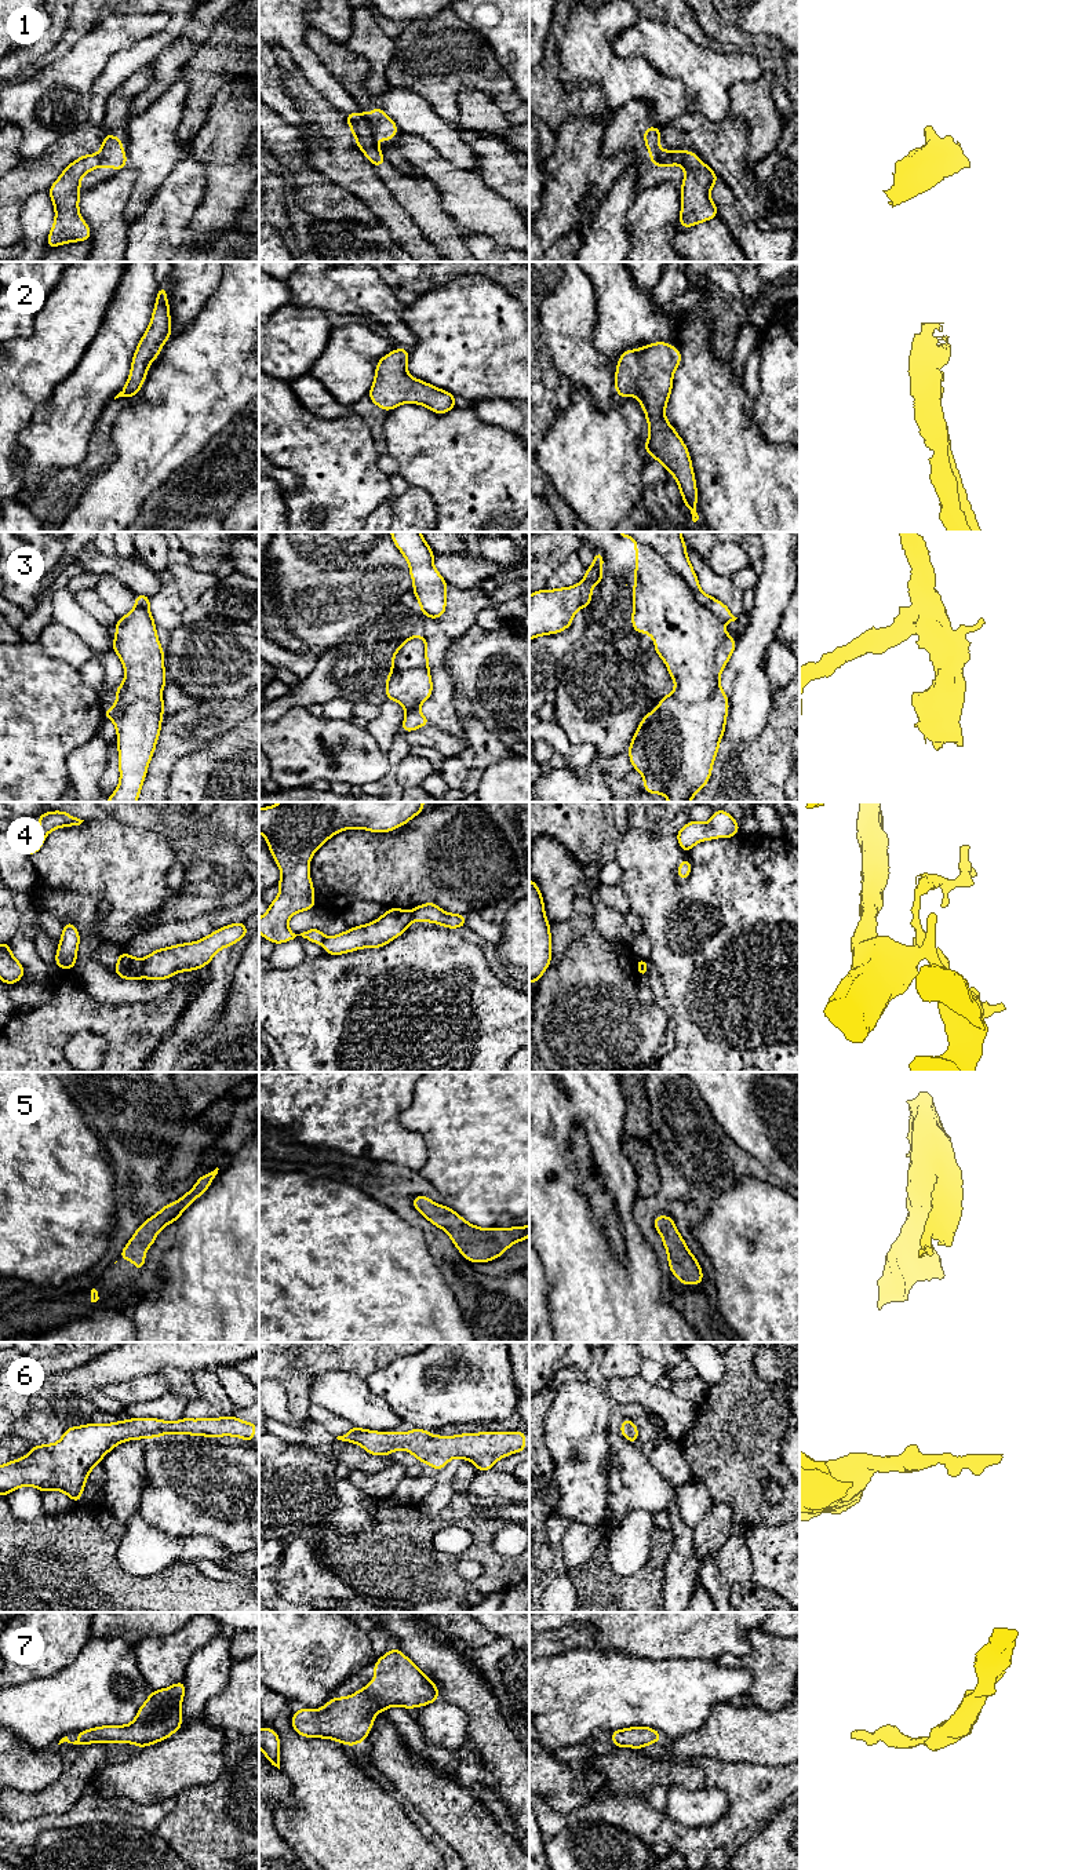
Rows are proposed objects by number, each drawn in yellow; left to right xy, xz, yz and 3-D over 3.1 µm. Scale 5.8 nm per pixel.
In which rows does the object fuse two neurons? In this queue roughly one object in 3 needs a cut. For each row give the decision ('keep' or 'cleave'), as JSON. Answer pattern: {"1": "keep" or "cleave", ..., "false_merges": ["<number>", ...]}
{"1": "cleave", "2": "keep", "3": "cleave", "4": "cleave", "5": "keep", "6": "keep", "7": "keep", "false_merges": ["1", "3", "4"]}

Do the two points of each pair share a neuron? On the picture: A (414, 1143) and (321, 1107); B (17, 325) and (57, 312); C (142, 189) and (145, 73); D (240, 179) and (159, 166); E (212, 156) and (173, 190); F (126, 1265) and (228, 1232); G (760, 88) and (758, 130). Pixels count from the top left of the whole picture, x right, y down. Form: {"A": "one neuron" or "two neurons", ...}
{"A": "one neuron", "B": "two neurons", "C": "two neurons", "D": "two neurons", "E": "two neurons", "F": "two neurons", "G": "one neuron"}

